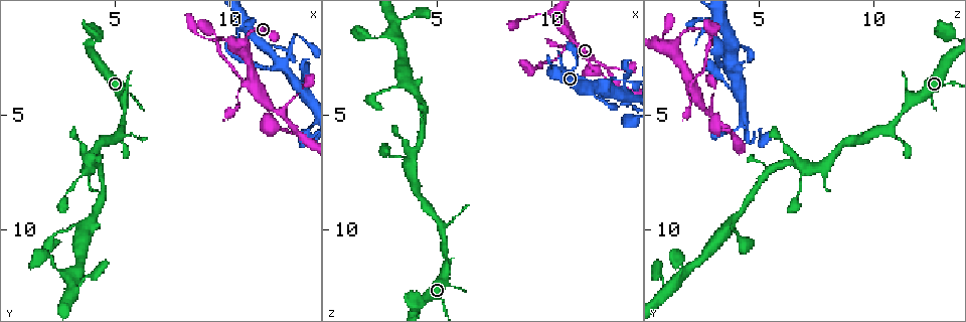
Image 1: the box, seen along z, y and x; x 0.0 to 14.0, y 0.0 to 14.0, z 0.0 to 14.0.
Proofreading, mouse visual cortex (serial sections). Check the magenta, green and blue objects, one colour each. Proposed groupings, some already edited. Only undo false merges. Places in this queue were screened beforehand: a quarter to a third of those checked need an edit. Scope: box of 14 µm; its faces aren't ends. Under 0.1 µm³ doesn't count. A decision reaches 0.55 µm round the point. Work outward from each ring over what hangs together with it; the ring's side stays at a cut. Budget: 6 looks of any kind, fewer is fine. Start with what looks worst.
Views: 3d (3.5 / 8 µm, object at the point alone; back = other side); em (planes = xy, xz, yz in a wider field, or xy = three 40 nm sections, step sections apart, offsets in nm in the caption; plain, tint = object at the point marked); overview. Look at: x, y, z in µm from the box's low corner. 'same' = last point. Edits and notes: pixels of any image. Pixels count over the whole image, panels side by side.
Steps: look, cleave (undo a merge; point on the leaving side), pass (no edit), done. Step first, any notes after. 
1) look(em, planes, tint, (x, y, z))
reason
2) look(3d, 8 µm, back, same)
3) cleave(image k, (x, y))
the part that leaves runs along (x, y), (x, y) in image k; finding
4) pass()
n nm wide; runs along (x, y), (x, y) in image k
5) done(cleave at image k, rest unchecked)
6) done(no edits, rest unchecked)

look(3d, 3.5 µm, (12.1, 2.7, 3.9))
thick turns thin

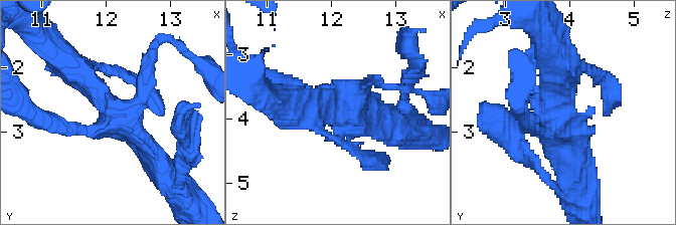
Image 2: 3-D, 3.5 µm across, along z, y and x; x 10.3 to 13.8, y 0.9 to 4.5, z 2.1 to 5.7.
look(em, xy, step 1, tint, (12.15, 2.70, 3.90))

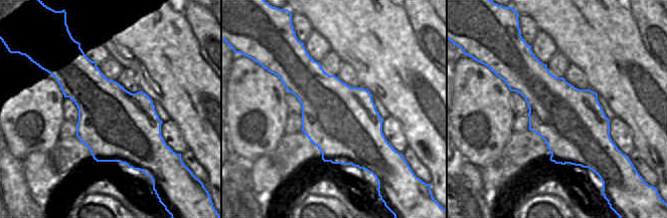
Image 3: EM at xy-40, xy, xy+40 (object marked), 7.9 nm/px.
pass()
runs along (67, 63), (126, 122), (157, 162) in image 2; one cell here

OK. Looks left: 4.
look(3d, 3.5 µm, (11.0, 3.5, 1.9))
branch point

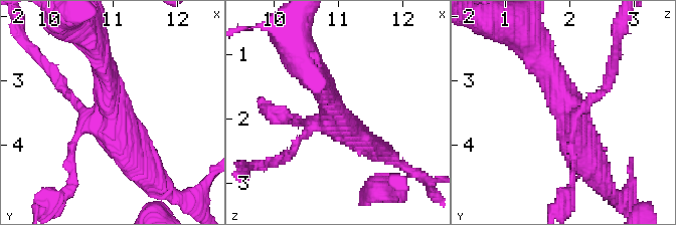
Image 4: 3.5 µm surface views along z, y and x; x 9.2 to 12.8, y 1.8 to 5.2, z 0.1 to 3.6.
pass()
runs along (537, 52), (573, 114), (592, 167) in image 4; all the same cell

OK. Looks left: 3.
look(3d, 3.5 µm, (3.4, 7.7, 6.8))
thick turns thin

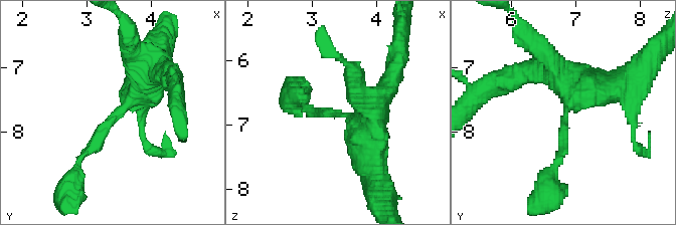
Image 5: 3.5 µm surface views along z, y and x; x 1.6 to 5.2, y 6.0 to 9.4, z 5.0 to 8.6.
look(em, xy, step 1, tint, (3.40, 7.75, 6.80))

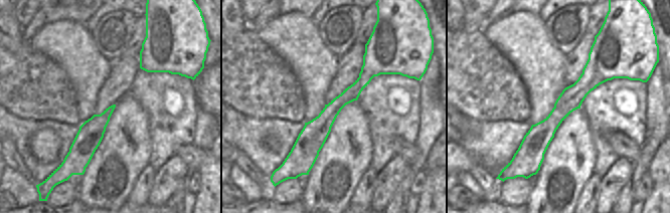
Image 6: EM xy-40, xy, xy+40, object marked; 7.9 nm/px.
look(em, xy, step 3, tint, same)
cut it another way

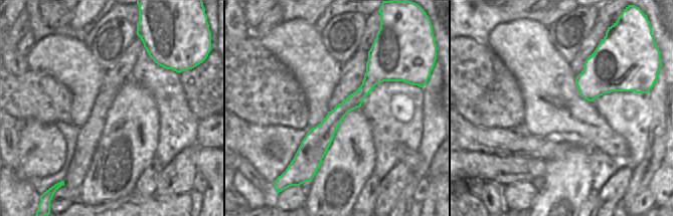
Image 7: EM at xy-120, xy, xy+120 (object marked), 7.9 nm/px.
pass()
runs along (370, 54), (371, 78), (317, 141), (312, 173) in image 7; continuous, no second cell

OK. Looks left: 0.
done(no edits, rest unchecked)

